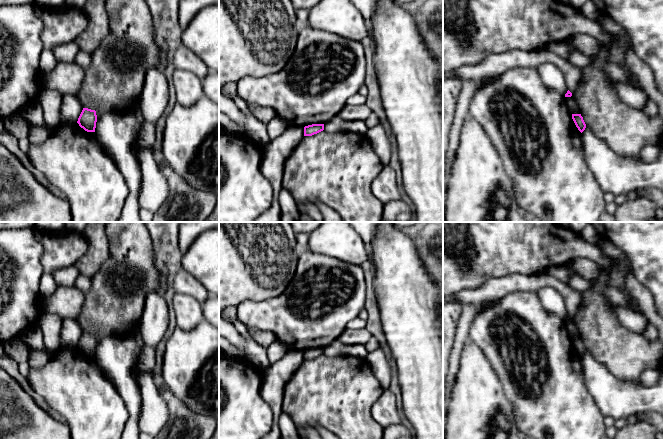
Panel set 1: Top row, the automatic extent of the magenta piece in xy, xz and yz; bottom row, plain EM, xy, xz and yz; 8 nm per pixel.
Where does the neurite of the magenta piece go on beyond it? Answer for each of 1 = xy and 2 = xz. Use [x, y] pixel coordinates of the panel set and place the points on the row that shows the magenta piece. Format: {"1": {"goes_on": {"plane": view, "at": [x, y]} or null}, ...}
{"1": {"goes_on": null}, "2": {"goes_on": null}}

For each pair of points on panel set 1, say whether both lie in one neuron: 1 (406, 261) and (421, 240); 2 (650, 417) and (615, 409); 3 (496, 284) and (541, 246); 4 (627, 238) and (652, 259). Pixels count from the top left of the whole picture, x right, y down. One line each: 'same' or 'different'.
1: different
2: different
3: different
4: same

